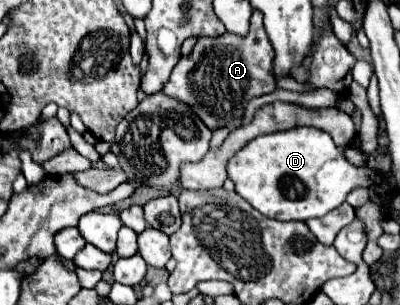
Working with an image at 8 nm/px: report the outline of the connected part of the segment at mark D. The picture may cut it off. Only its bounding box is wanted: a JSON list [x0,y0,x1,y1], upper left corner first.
[227,127,375,221]

